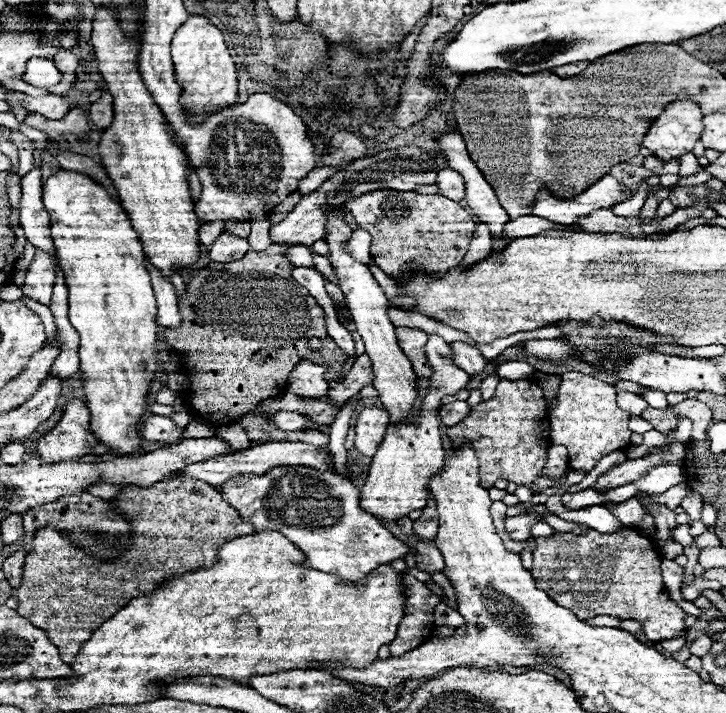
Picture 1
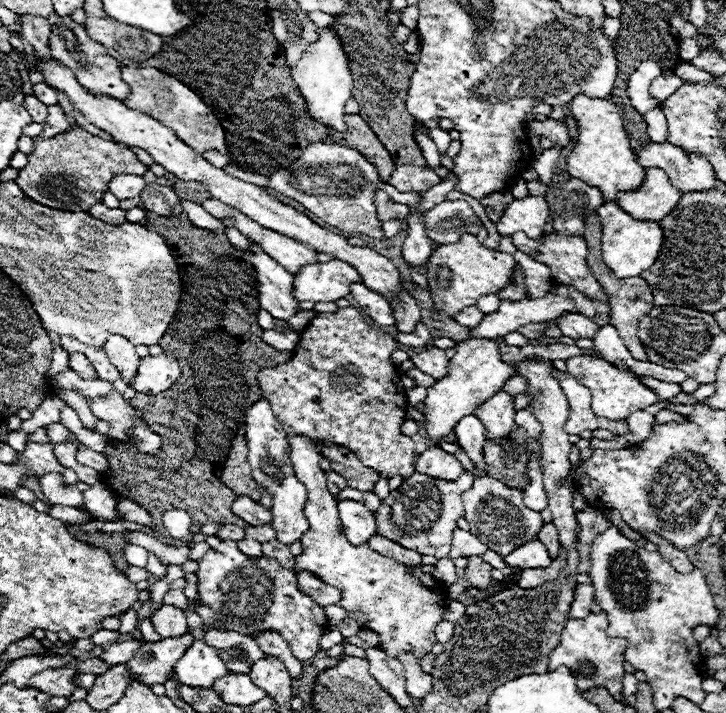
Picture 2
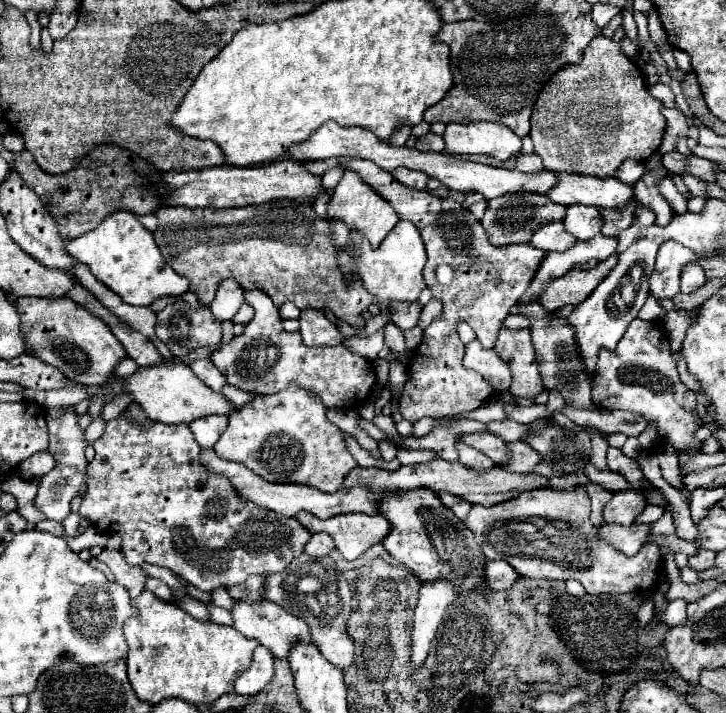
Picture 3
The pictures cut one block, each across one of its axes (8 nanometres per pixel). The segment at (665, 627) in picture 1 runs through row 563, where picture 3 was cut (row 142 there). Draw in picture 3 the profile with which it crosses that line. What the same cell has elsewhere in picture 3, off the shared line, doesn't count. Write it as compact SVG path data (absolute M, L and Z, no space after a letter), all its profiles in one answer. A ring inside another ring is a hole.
M598 36L594 38L578 64L566 64L560 68L548 84L542 88L534 110L532 110L532 130L534 152L542 158L544 168L552 172L572 172L584 176L614 176L616 168L626 160L634 158L644 162L648 156L658 152L662 134L666 130L666 118L662 116L662 102L656 100L644 82L640 68L622 52L622 42Z

